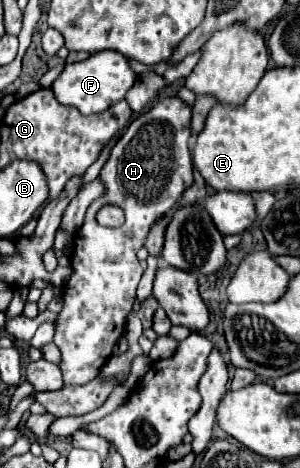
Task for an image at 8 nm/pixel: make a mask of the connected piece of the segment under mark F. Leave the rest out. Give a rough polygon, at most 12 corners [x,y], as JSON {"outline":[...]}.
{"outline":[[101,50],[67,64],[51,88],[97,114],[135,84],[127,56]]}

